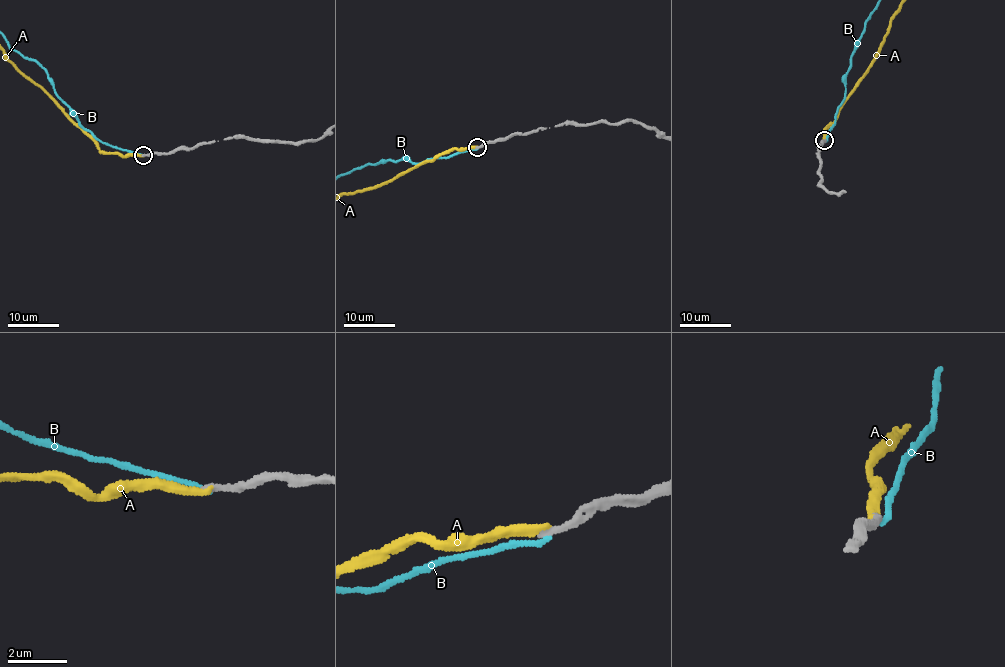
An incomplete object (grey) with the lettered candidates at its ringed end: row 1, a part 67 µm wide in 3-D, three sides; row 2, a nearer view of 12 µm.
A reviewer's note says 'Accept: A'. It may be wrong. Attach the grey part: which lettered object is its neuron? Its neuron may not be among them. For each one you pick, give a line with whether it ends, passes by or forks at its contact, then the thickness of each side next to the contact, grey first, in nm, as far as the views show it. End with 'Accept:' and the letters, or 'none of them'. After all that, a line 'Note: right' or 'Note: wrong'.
A: It ends there. Thickness 260 nm (grey) against 280 nm
Accept: A
Note: right

